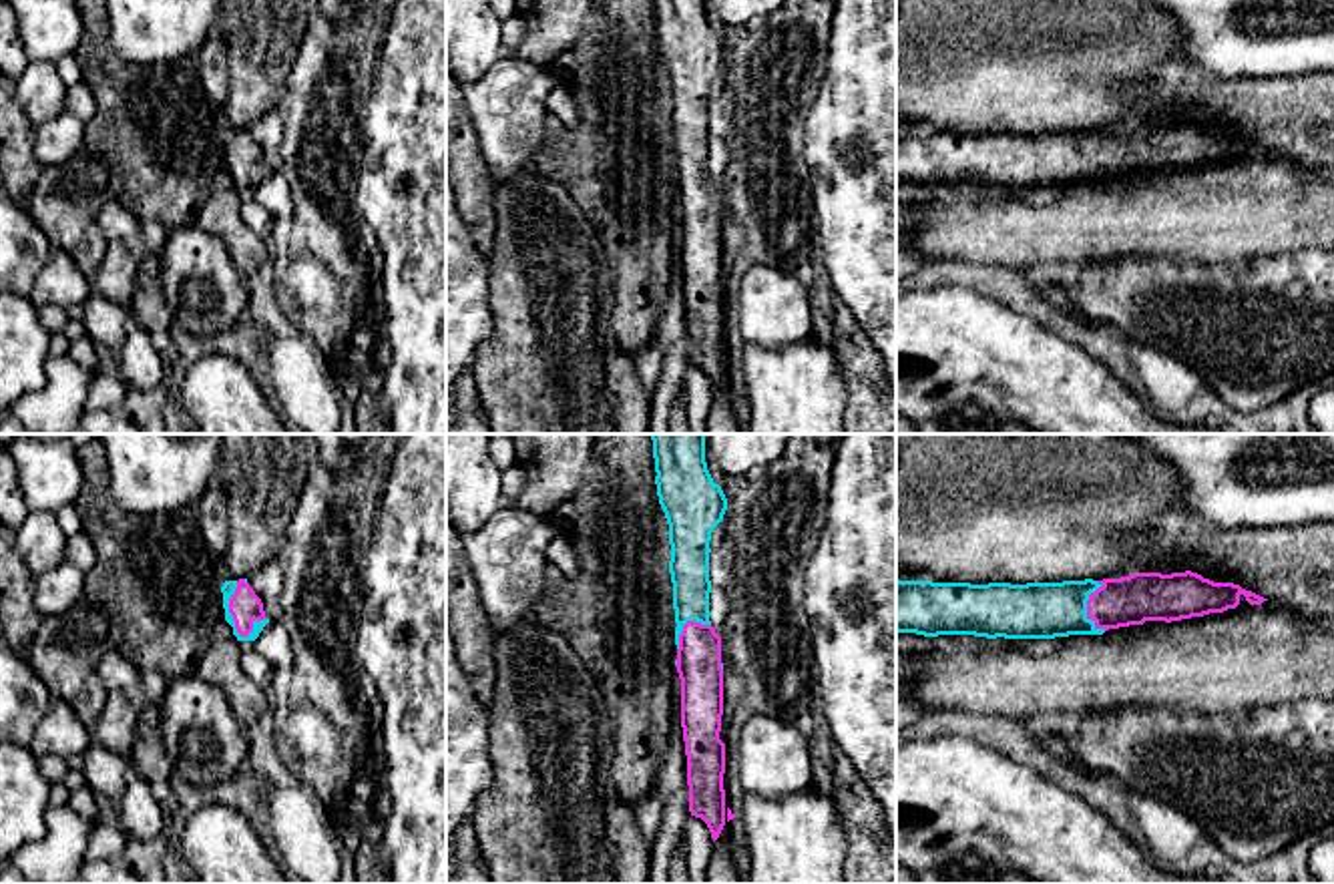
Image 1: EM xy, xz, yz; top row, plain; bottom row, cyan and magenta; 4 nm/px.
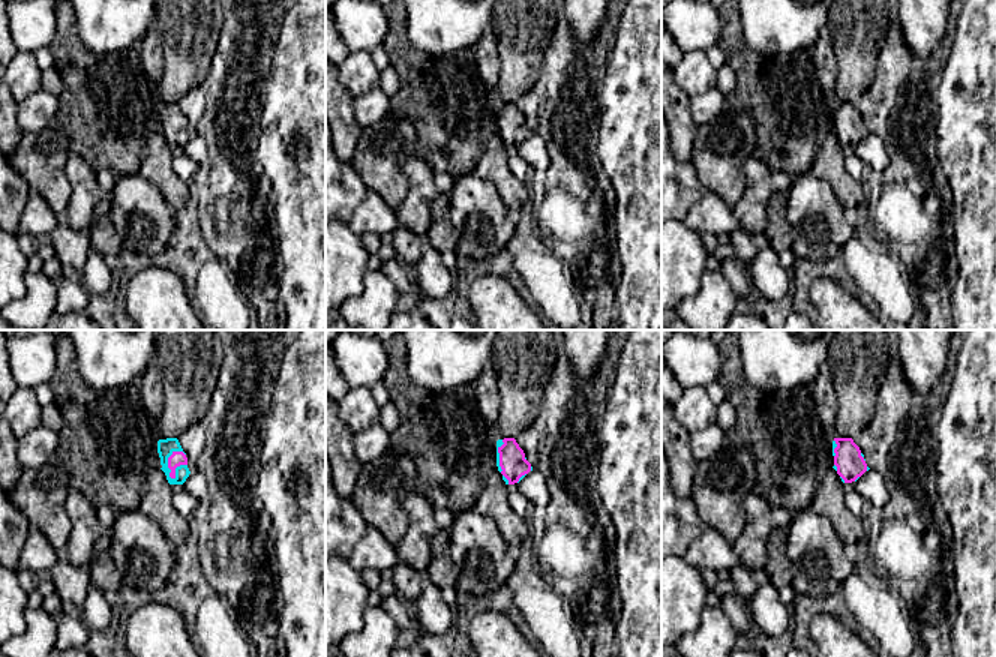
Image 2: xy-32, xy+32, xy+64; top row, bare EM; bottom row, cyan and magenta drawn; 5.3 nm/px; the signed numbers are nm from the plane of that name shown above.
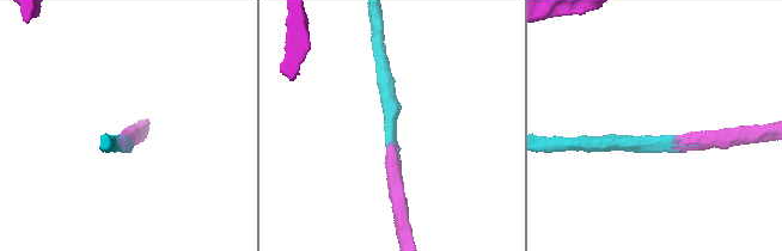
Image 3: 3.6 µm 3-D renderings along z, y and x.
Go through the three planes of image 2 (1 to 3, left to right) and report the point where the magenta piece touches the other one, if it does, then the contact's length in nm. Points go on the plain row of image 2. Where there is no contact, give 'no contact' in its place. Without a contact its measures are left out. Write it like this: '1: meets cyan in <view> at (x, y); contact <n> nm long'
1: meets cyan in xy-32 at (167, 126); contact 170 nm long
2: meets cyan in xy+32 at (498, 120); contact 180 nm long
3: meets cyan in xy+64 at (834, 111); contact 100 nm long

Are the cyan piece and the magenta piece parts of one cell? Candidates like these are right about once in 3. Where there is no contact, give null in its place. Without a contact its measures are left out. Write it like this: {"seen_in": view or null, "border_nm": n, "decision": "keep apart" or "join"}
{"seen_in": "xy", "border_nm": 240, "decision": "keep apart"}

